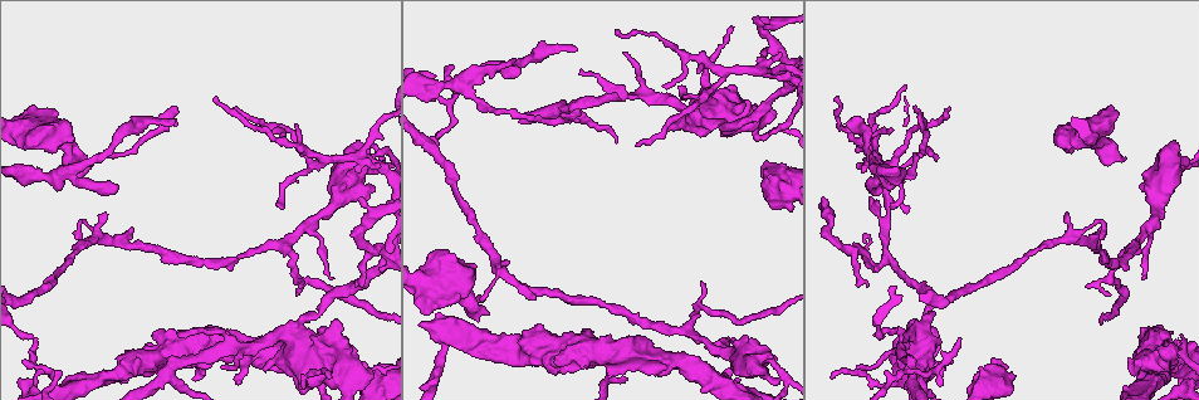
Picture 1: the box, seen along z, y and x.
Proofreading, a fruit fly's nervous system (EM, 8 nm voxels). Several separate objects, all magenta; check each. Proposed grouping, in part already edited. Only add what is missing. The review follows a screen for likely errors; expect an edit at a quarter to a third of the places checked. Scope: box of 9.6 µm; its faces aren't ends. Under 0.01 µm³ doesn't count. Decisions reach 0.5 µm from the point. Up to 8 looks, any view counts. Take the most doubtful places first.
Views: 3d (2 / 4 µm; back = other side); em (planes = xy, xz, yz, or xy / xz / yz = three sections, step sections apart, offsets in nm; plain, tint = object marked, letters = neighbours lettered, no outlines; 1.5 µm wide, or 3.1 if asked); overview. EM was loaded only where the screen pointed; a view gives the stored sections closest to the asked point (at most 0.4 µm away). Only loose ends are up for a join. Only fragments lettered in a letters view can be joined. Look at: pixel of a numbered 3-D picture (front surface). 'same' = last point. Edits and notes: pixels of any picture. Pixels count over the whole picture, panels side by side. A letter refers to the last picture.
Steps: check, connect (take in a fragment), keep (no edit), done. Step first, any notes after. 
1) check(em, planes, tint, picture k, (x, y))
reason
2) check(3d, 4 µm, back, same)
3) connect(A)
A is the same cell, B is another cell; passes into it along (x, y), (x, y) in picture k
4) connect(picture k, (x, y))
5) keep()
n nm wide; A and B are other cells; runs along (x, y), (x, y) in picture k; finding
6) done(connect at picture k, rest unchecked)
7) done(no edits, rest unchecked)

check(em, planes, letters, picture 1, (959, 337))
an open end

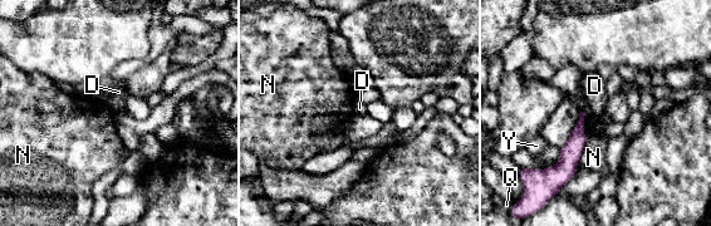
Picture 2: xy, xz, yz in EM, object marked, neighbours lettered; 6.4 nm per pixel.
keep()
D, N, Q and Y are other cells; border along (586, 113), (584, 146), (577, 165) in picture 2; no lettered fragment goes on from it

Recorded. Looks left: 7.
check(em, xy, step 4, tint, picture 1, (1182, 336))
branch stops here

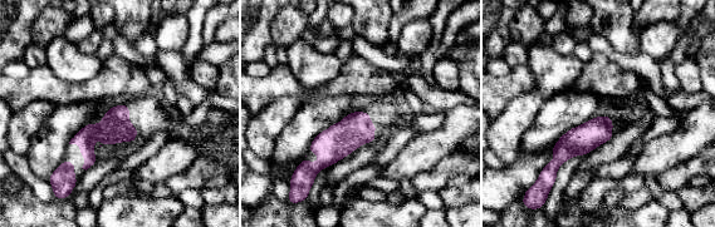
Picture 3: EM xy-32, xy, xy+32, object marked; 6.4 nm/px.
check(em, xy, step 4, letters, same)

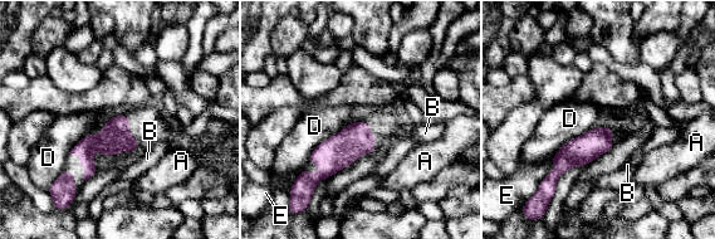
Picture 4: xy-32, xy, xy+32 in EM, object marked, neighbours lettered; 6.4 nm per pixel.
keep()
A, B, D and E are other cells; border along (352, 121), (323, 140), (307, 161) in picture 4; no lettered fragment goes on from it

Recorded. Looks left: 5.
check(3d, 4 µm, picture 1, (889, 133))
tapers out

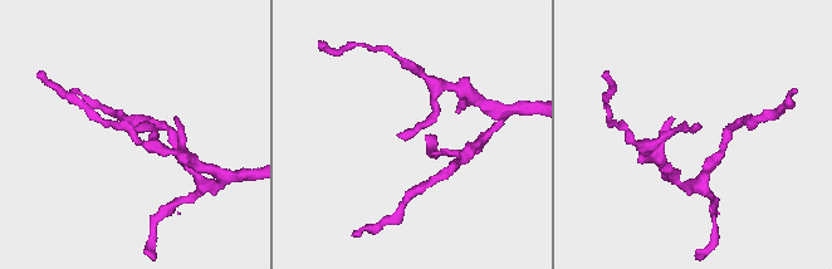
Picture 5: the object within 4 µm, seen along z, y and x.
check(em, planes, letters, picture 5, (403, 139))
need the tissue

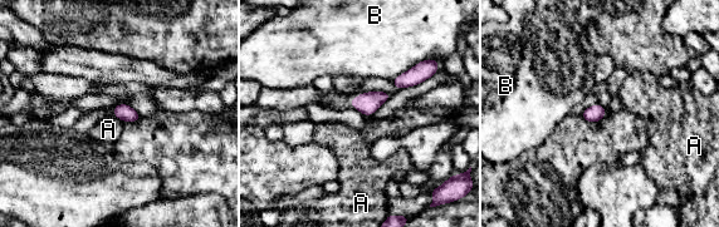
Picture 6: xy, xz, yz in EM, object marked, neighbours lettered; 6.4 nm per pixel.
keep()
110 nm wide; B touches over 320 nm; A and B are other cells; none of them fits

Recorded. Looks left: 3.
done(no edits, rest unchecked)

